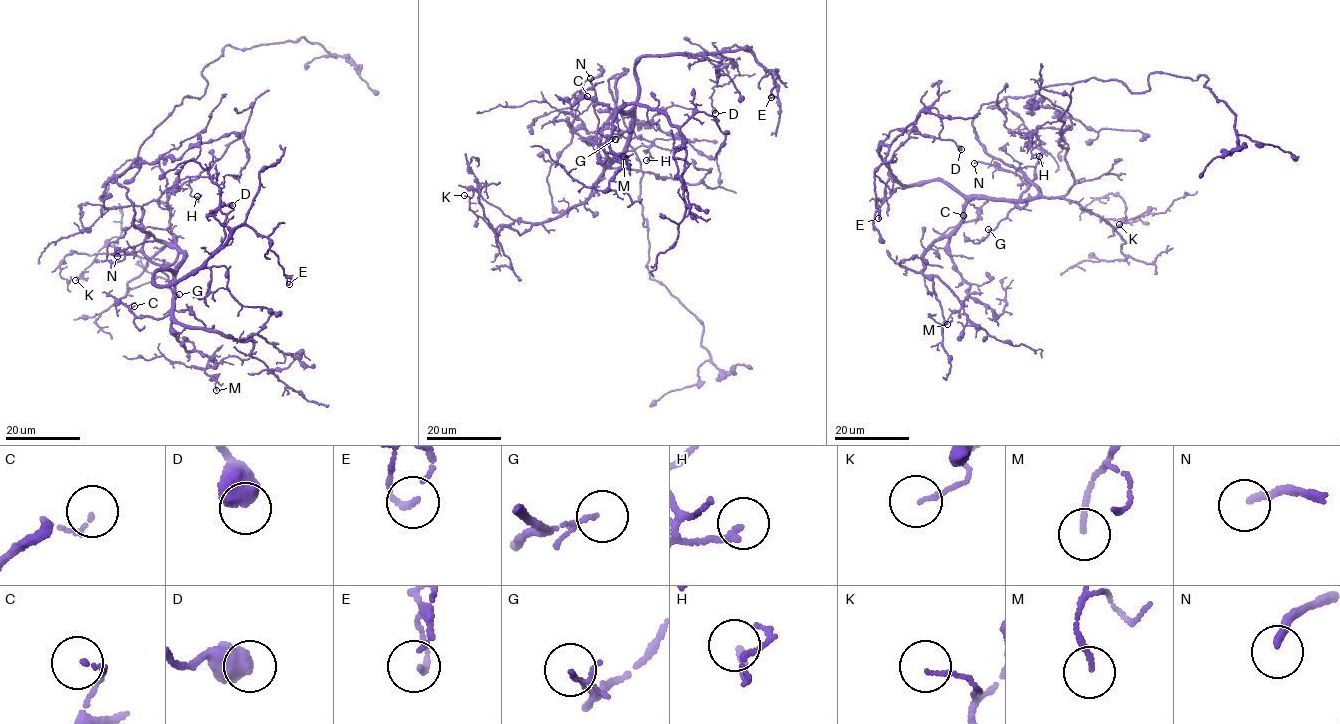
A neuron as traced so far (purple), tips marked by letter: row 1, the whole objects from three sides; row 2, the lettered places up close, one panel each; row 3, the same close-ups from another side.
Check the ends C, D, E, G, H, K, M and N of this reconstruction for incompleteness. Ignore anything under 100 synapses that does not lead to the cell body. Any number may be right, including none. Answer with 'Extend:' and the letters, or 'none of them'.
Extend: N

